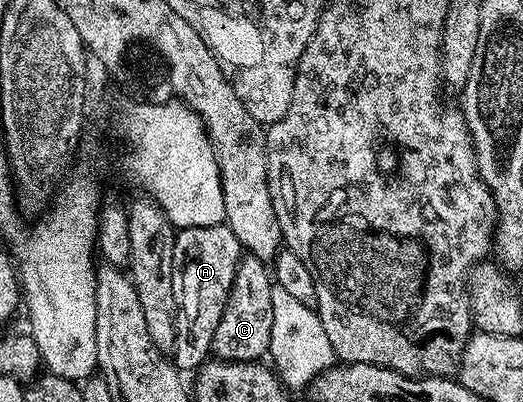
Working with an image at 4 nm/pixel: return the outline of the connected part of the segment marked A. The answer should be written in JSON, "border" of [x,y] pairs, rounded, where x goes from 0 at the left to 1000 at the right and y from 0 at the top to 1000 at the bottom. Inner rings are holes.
{"border":[[[430,555],[402,565],[350,565],[338,575],[331,642],[331,714],[338,724],[338,826],[327,876],[331,910],[348,928],[392,910],[407,868],[411,816],[438,746],[453,657],[465,642],[461,602]]]}

